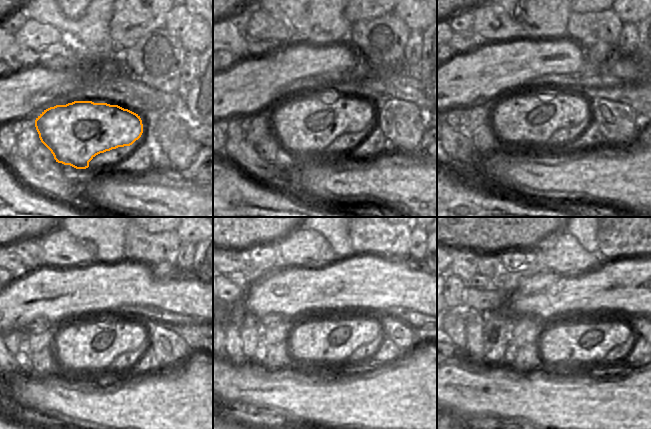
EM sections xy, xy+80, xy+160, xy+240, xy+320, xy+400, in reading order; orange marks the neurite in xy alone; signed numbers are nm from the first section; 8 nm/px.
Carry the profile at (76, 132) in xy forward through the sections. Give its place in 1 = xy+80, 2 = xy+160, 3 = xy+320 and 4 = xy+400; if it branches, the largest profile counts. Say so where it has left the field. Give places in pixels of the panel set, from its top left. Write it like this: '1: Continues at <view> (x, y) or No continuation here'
1: Continues at xy+80 (306, 124)
2: Continues at xy+160 (527, 118)
3: Continues at xy+320 (336, 337)
4: Continues at xy+400 (565, 332).

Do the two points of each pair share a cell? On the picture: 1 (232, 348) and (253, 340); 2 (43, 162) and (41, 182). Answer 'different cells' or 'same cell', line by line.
1: different cells
2: different cells

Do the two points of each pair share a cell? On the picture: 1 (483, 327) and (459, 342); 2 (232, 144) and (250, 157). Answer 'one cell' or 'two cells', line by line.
1: two cells
2: one cell

